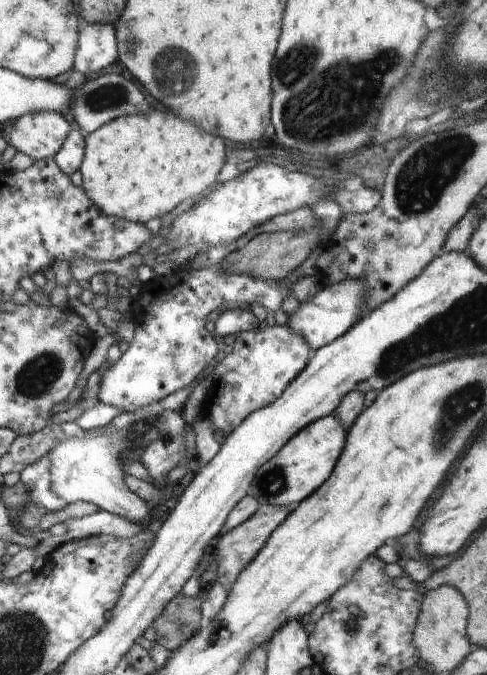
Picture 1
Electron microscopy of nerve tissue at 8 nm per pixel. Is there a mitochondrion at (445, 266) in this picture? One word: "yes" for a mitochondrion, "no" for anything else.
no

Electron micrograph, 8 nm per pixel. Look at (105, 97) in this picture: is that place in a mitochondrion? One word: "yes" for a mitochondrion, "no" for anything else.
yes

